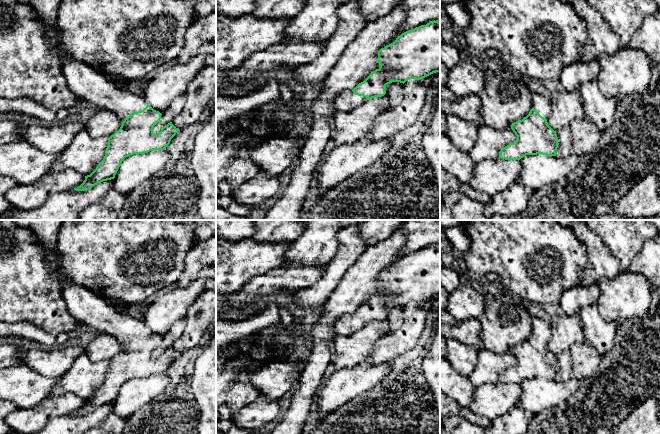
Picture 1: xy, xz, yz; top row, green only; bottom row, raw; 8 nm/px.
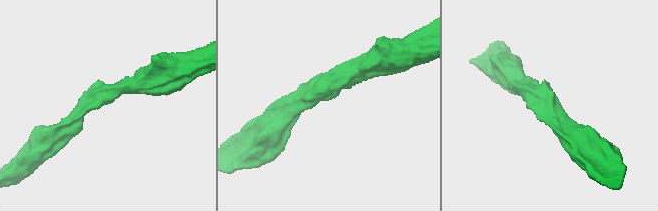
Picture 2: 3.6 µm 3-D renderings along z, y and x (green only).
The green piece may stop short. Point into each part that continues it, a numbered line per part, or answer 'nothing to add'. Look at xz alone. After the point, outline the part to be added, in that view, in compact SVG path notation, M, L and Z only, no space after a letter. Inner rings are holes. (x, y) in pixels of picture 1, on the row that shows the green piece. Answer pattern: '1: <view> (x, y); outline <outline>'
1: xz (347, 100); outline M346 90L337 95L335 100L335 110L350 111L366 101L366 97L355 95L352 90Z

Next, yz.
1: yz (541, 104); outline M532 93L531 100L532 108L534 108L542 117L547 119L551 114L550 99L540 95L539 93Z

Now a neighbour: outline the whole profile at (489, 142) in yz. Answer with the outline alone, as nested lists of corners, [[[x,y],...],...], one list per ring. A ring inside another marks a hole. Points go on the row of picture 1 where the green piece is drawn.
[[[489,126],[478,128],[474,146],[468,151],[470,158],[478,163],[484,160],[496,160],[502,148],[517,140],[511,128],[494,129]]]

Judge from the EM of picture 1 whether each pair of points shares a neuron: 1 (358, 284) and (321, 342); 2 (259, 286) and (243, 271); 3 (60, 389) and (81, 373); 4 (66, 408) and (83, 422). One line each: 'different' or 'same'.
1: same
2: different
3: same
4: different

